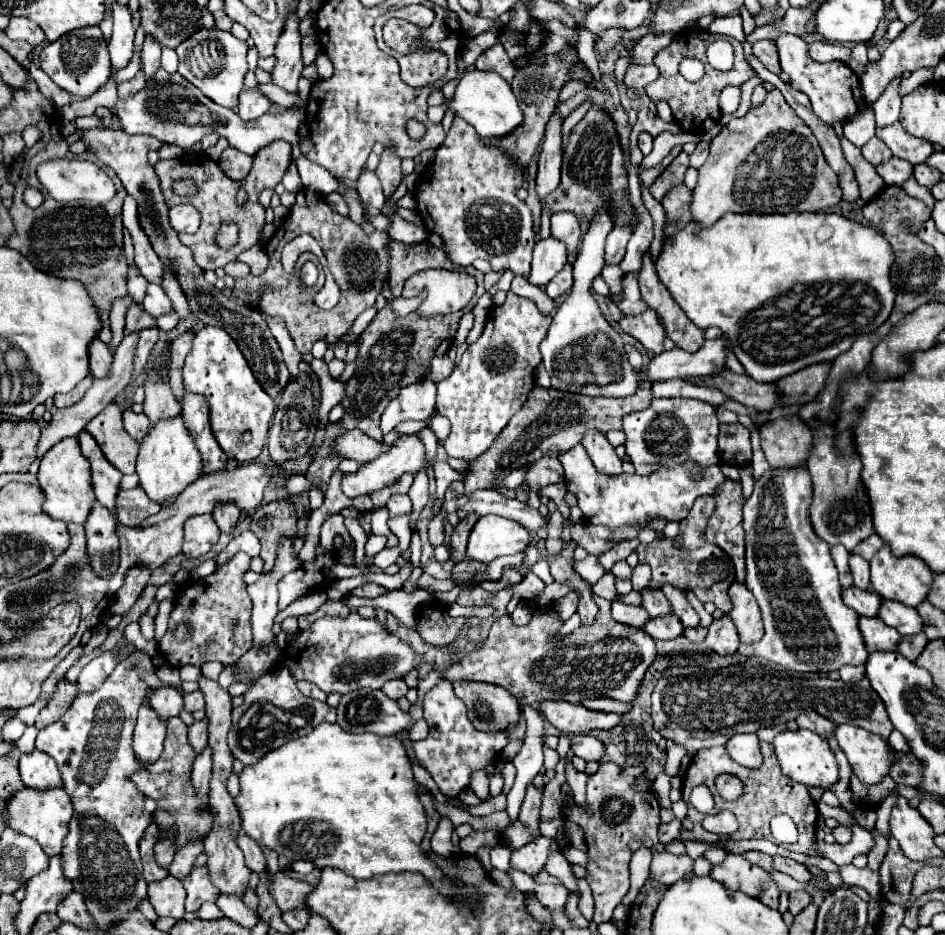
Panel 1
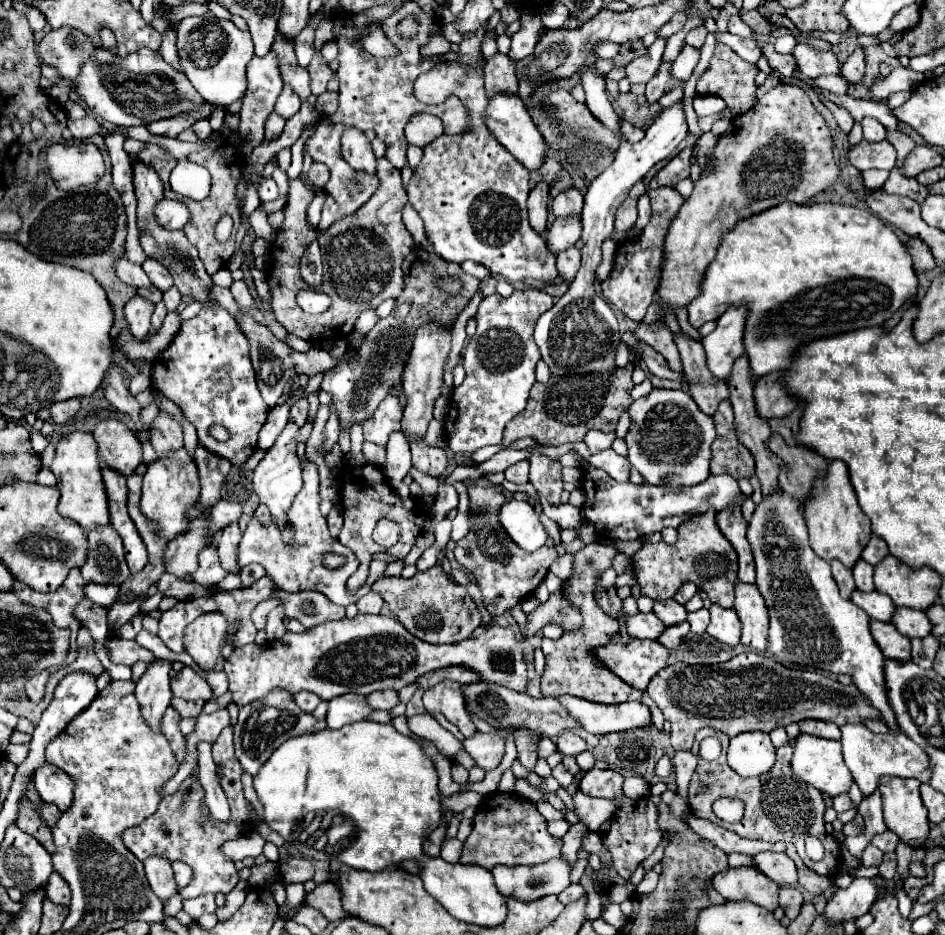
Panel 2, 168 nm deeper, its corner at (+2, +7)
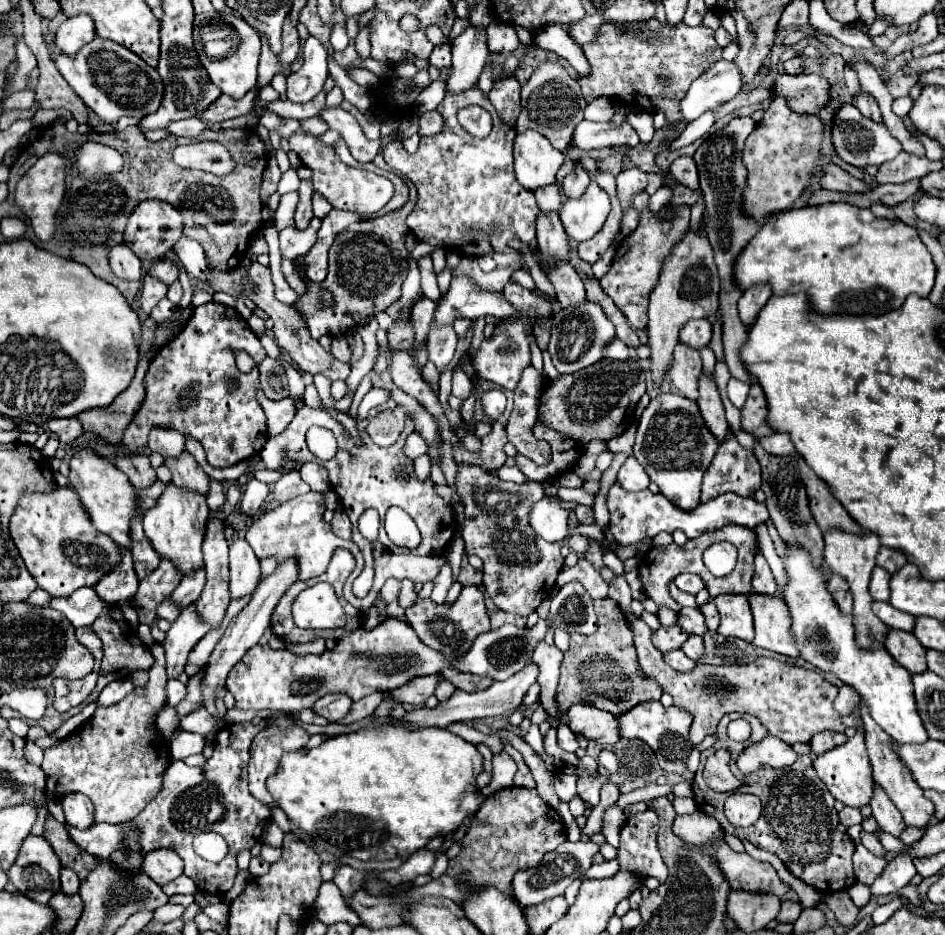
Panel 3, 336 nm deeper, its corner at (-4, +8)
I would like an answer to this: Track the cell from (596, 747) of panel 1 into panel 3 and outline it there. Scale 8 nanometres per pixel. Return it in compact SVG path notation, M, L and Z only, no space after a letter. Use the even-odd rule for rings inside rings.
M564 723L558 727L558 747L564 749L564 751L576 751L580 747L578 741L576 741L576 735Z

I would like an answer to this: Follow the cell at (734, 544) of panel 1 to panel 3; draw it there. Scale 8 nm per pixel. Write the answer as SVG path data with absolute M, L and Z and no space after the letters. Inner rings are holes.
M758 553L756 555L756 571L754 571L754 579L752 579L752 589L754 593L760 593L760 595L776 595L776 581L772 577L772 571L766 563L766 559Z

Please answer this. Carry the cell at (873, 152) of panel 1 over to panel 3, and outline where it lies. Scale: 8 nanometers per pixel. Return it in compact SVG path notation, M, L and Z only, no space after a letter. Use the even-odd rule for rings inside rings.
M860 89L860 91L856 93L856 97L854 97L852 103L860 109L862 115L866 115L866 117L870 117L870 119L876 119L878 123L882 121L882 115L880 115L880 109L878 109L878 103L876 103L874 97L868 95L864 89Z

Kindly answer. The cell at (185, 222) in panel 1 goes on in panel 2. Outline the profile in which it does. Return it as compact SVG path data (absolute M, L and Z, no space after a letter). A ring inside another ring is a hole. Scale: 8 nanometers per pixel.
M160 200L160 204L156 204L154 208L156 218L160 220L160 224L168 230L176 230L176 228L184 228L184 224L190 220L190 212L186 208L184 202L180 200Z

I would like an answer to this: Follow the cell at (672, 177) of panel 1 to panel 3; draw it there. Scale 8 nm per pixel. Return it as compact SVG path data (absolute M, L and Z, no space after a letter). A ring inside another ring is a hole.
M678 157L670 167L670 175L674 175L680 183L686 183L692 191L698 191L698 171L692 157Z

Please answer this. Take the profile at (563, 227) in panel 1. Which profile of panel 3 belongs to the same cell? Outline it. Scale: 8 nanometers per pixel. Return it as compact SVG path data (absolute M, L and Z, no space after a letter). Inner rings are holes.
M576 161L572 173L568 173L566 179L564 179L564 183L562 183L562 193L564 193L568 199L574 199L574 197L582 195L582 191L586 191L588 183L590 183L588 171L582 167L580 161Z

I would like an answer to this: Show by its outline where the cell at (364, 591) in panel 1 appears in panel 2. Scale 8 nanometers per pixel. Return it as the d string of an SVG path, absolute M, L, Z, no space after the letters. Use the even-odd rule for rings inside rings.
M436 566L428 568L426 572L416 572L416 576L408 580L396 576L380 576L370 590L382 596L392 614L402 622L404 628L408 628L408 632L430 644L460 642L470 638L476 626L480 626L480 612L470 594L460 584L450 582L446 574Z

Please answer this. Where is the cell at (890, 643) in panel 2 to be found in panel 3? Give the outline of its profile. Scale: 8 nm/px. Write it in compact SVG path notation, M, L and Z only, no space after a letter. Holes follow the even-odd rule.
M890 631L886 637L888 653L912 675L928 671L926 667L926 649L918 643L914 633L908 631Z

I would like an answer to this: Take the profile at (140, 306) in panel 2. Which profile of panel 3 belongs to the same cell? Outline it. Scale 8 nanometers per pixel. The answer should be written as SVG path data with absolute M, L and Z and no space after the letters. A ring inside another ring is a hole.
M146 275L142 279L142 289L140 289L140 303L142 303L142 311L146 315L150 315L152 307L166 297L166 291L168 291L168 285L164 285L160 279L156 277L150 277Z

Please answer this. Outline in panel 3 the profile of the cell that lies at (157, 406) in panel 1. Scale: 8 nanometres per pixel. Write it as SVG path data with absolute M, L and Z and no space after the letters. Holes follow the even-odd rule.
M190 453L180 455L180 459L168 459L166 467L172 471L172 483L176 487L208 495L210 477L202 471L202 467L196 463L196 459Z

